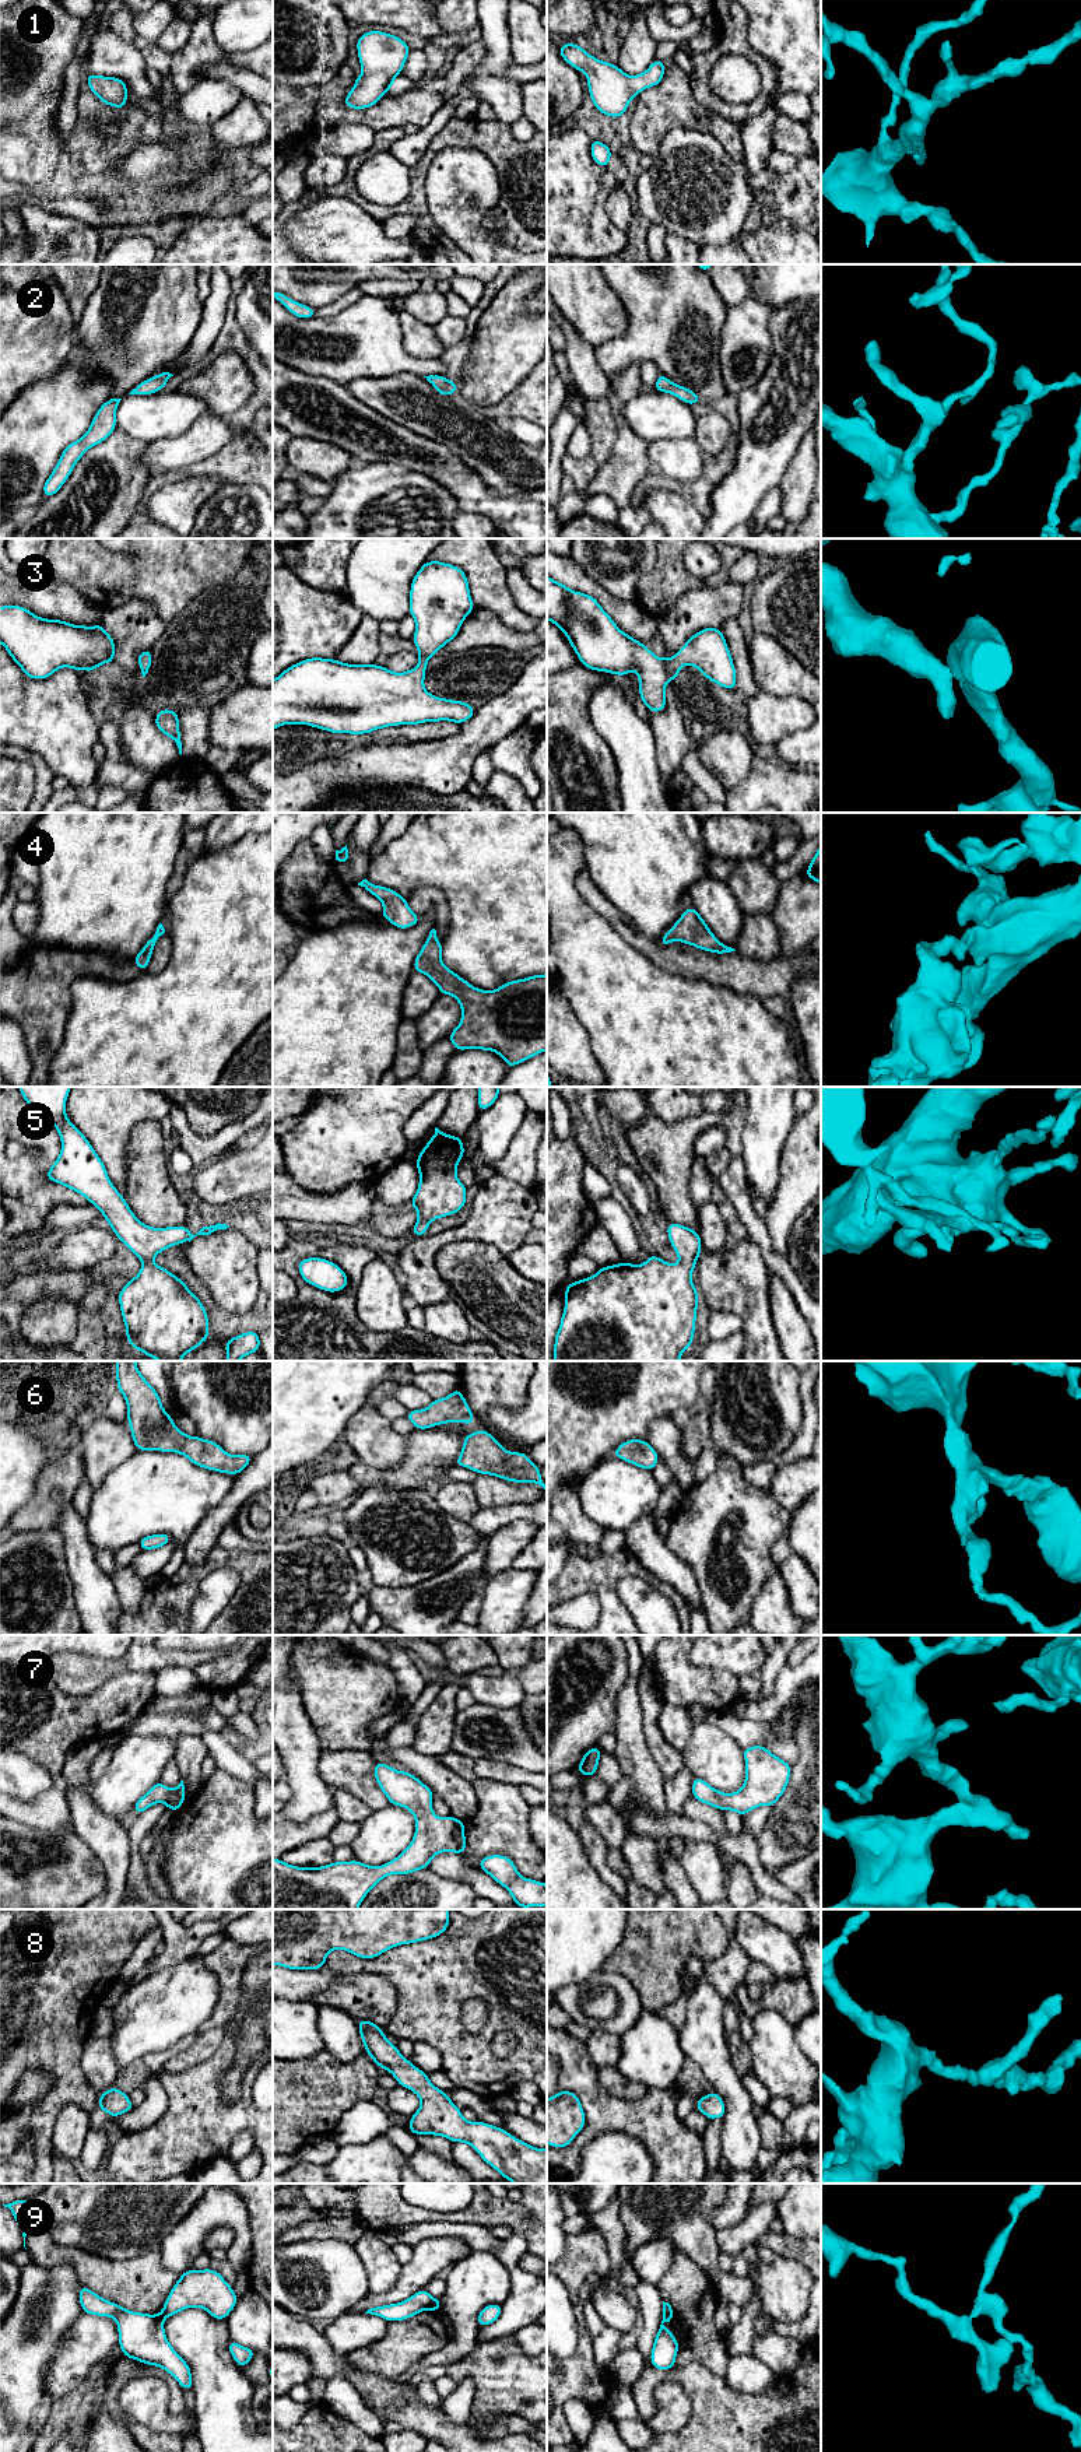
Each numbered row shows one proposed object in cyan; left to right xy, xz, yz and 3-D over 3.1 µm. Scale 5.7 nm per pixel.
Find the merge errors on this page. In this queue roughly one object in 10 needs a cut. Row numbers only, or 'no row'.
9

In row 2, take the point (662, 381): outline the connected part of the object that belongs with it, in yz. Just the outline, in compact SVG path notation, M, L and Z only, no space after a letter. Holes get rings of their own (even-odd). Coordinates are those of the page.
M659 373L659 378L654 383L654 390L674 394L687 404L696 404L702 401L695 392L688 387L675 385L673 380L667 379L661 373Z

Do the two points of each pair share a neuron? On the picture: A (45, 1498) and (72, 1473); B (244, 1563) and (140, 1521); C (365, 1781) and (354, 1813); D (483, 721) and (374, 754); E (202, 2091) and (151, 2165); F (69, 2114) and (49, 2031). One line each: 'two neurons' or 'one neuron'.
A: one neuron
B: two neurons
C: two neurons
D: one neuron
E: one neuron
F: two neurons

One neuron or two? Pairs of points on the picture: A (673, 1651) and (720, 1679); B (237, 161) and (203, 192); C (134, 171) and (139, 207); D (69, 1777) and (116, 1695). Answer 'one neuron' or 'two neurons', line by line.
A: one neuron
B: two neurons
C: two neurons
D: two neurons

